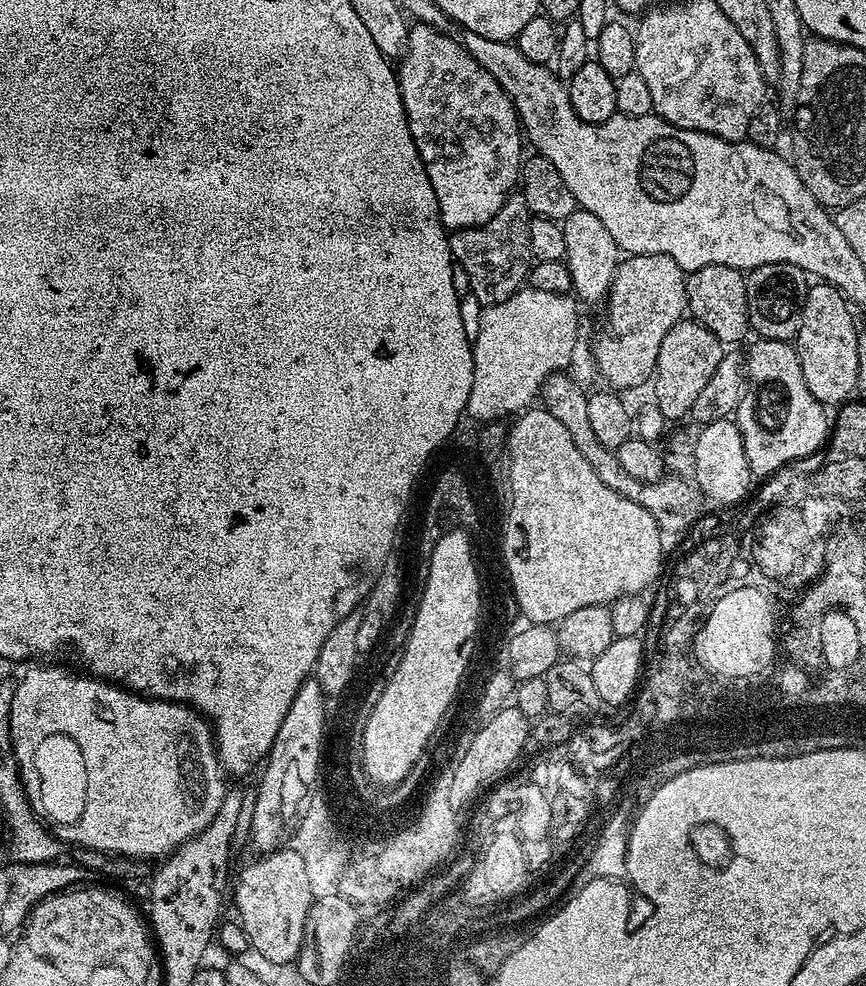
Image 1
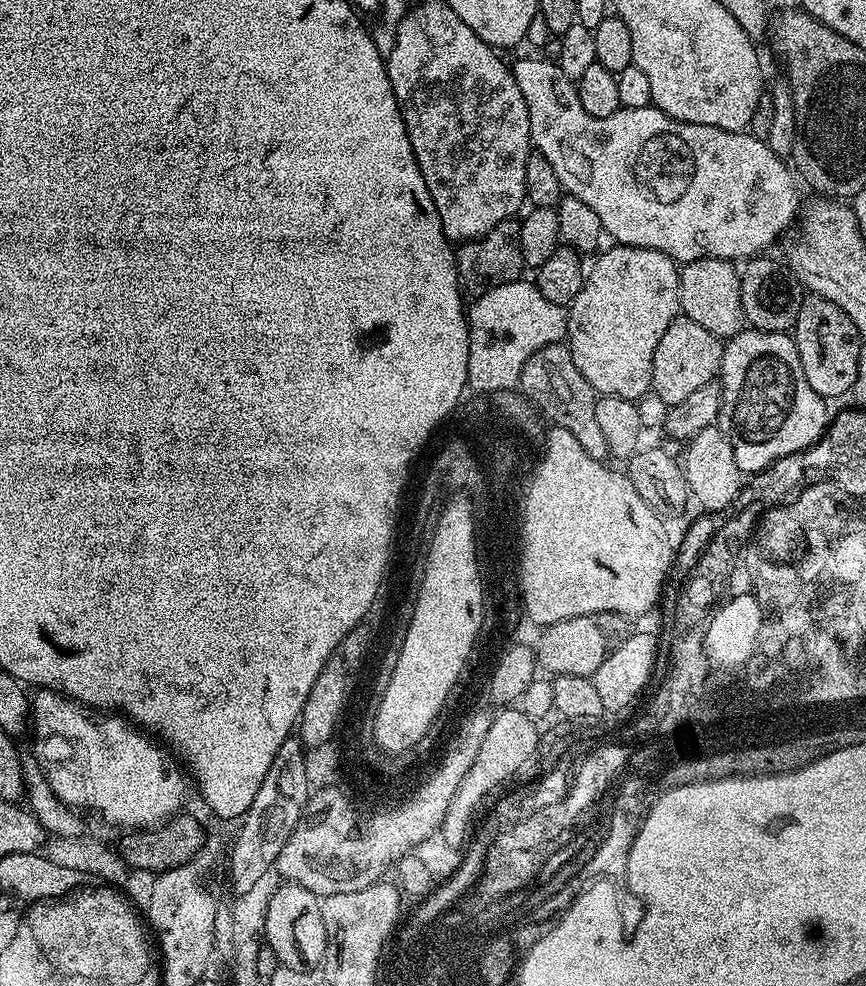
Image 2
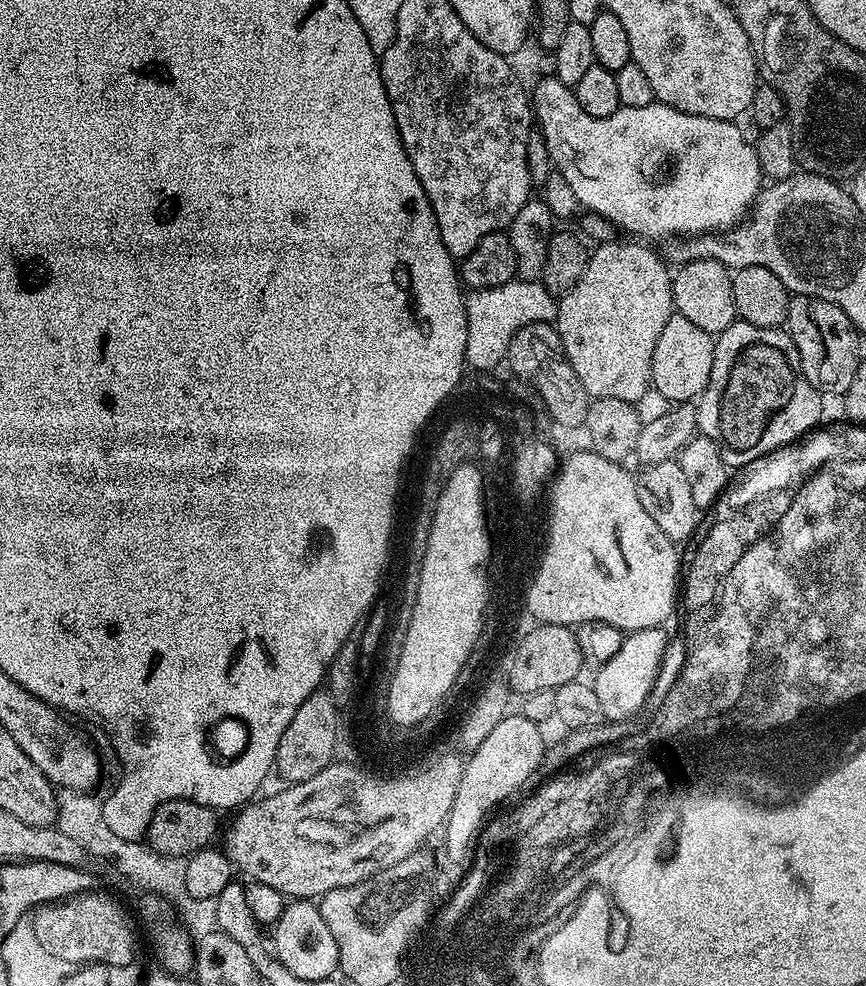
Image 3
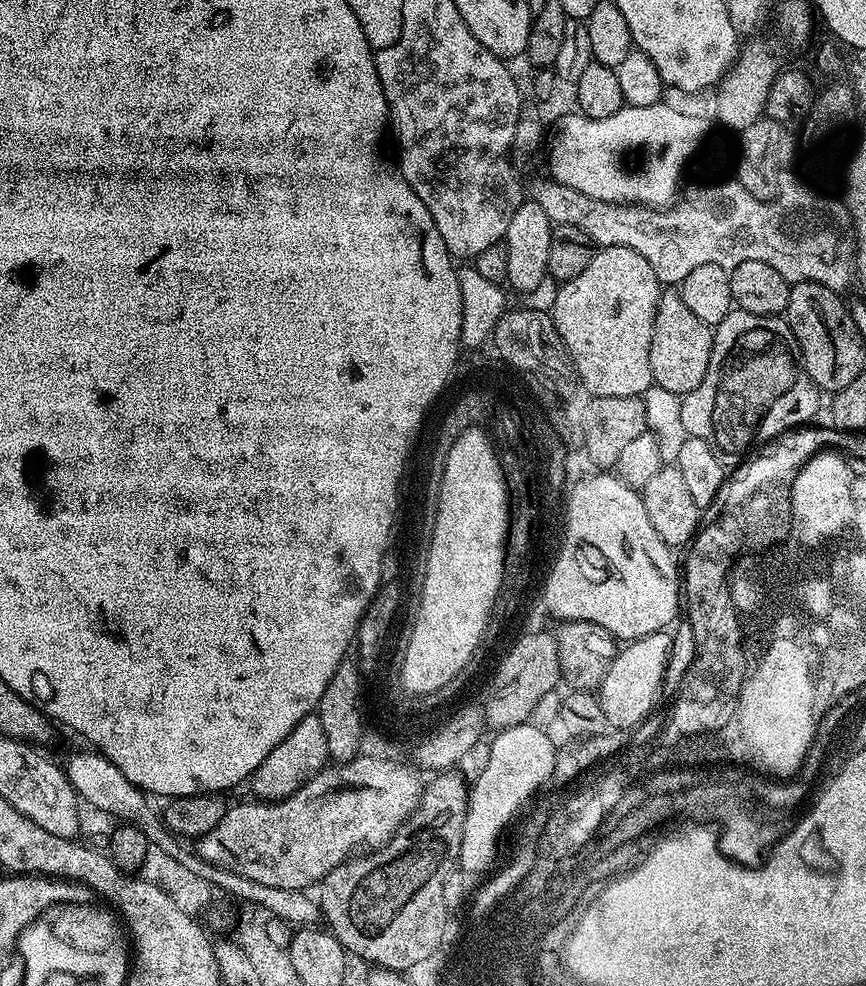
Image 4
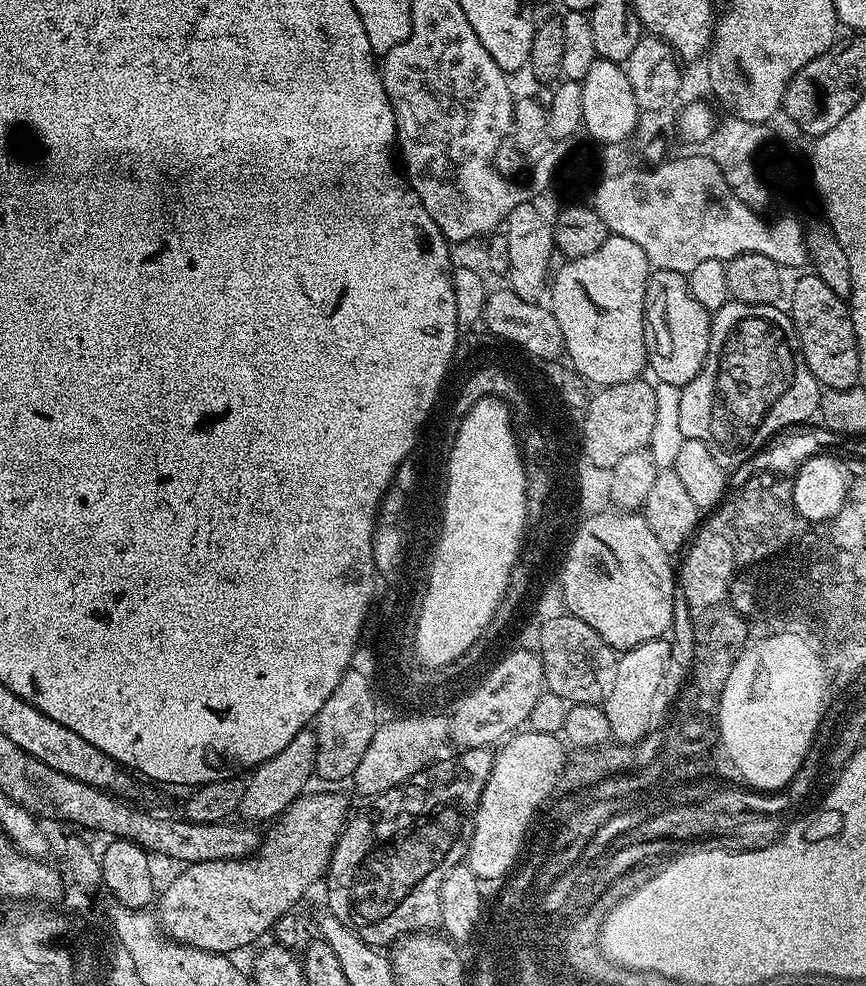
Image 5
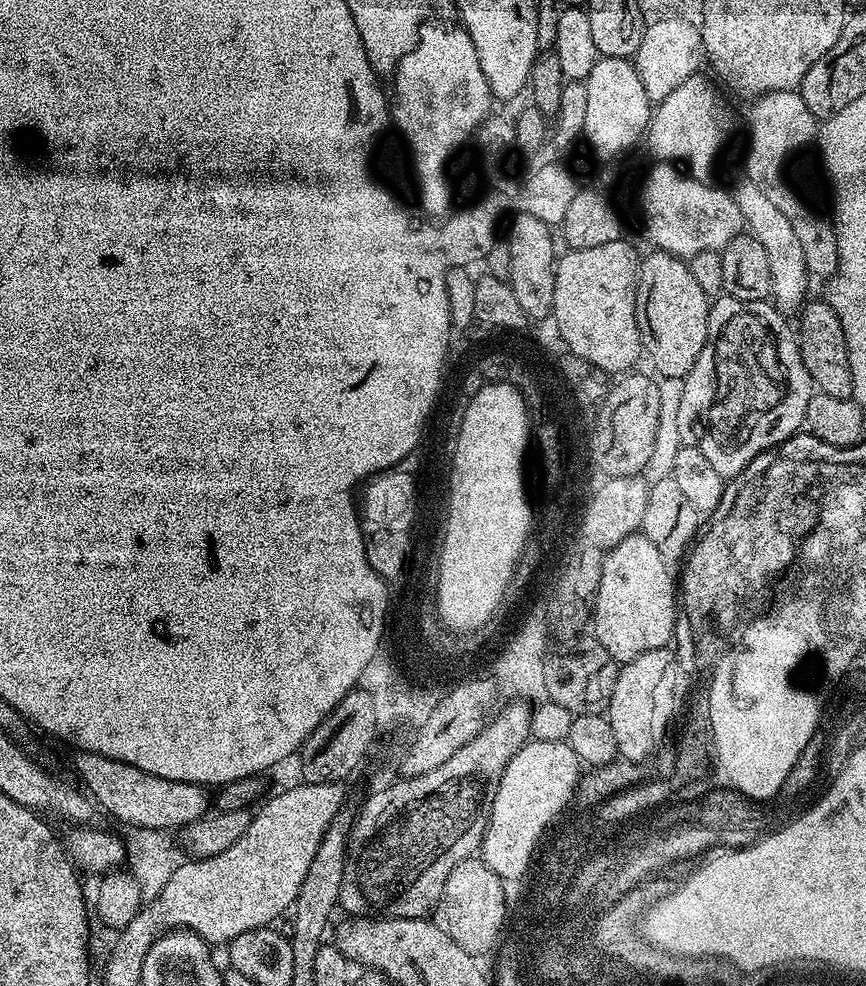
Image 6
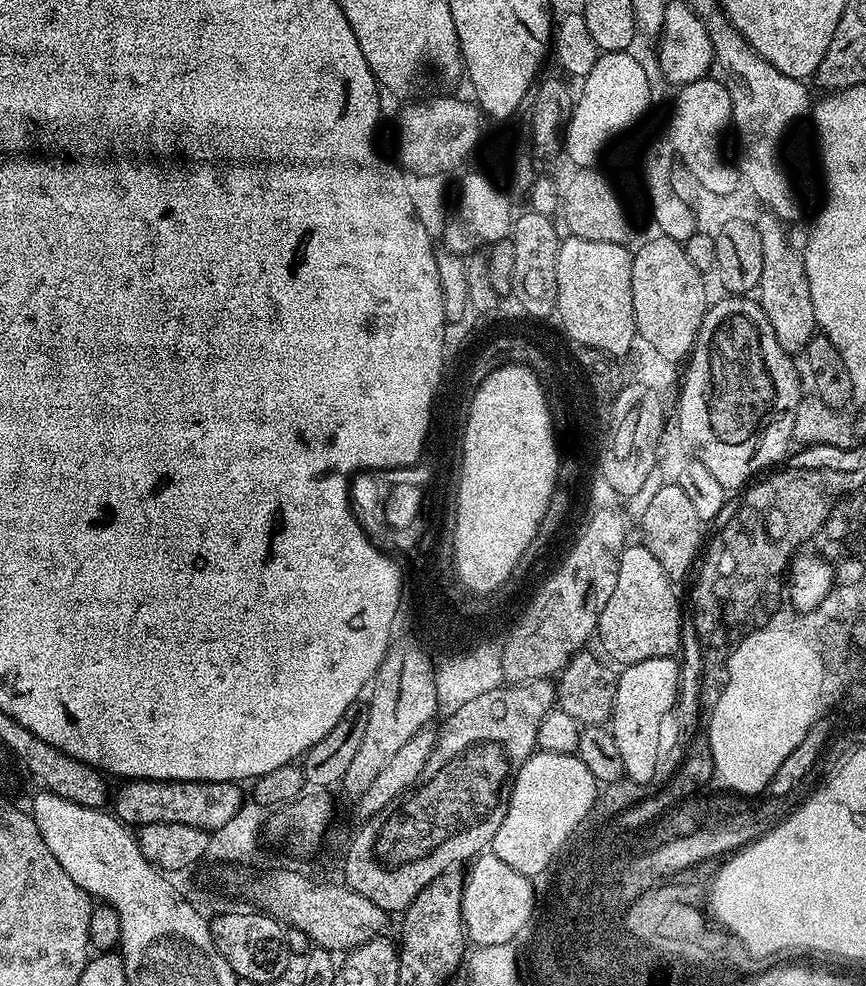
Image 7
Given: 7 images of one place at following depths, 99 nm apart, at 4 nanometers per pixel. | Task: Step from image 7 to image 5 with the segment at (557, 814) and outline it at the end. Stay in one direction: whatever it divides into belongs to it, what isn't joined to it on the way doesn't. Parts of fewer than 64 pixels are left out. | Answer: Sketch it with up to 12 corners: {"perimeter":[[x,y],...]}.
{"perimeter":[[521,730],[495,753],[466,857],[503,881],[565,745]]}

